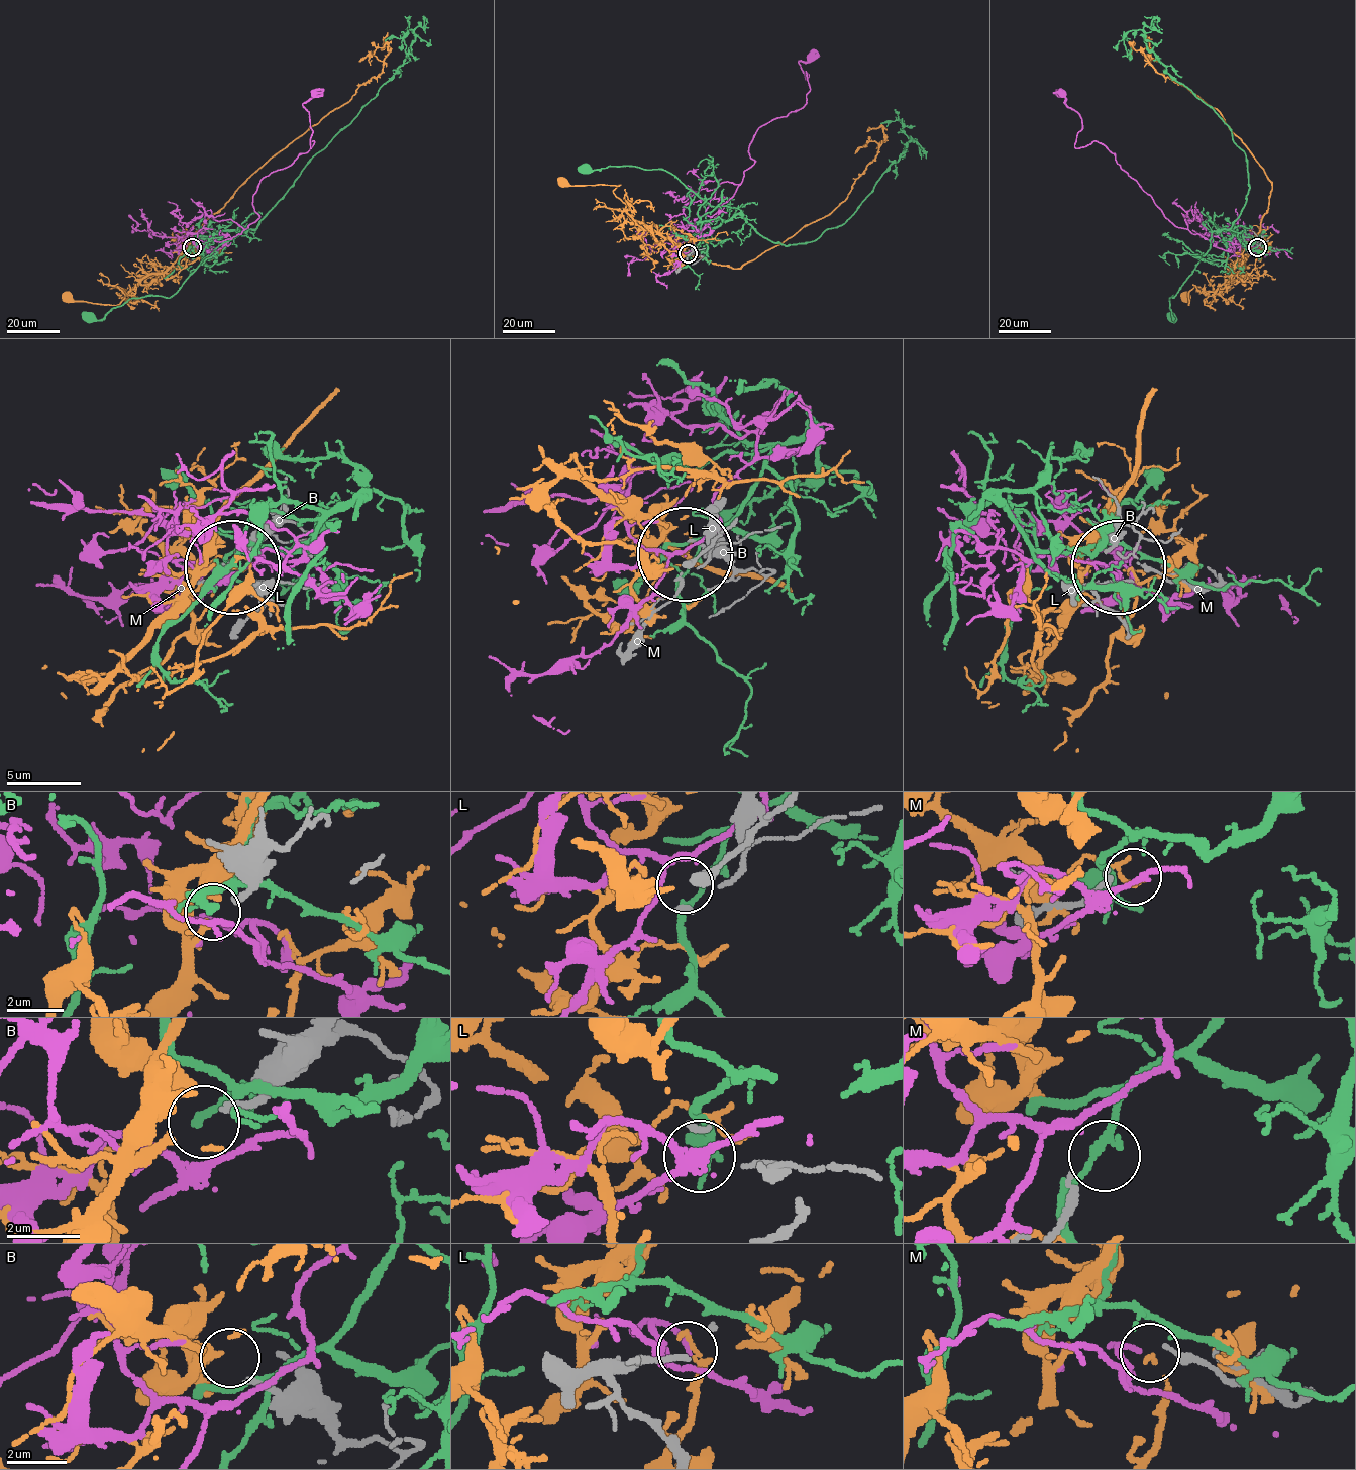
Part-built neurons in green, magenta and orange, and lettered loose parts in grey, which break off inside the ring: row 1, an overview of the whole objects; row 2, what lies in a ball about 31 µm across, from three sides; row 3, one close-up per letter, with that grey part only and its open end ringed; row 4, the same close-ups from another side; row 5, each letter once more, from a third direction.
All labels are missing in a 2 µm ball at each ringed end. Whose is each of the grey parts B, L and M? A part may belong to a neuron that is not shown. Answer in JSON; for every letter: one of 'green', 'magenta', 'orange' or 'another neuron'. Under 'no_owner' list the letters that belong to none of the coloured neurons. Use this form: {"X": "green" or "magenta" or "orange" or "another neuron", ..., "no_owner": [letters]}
{"B": "orange", "L": "magenta", "M": "another neuron", "no_owner": ["M"]}

